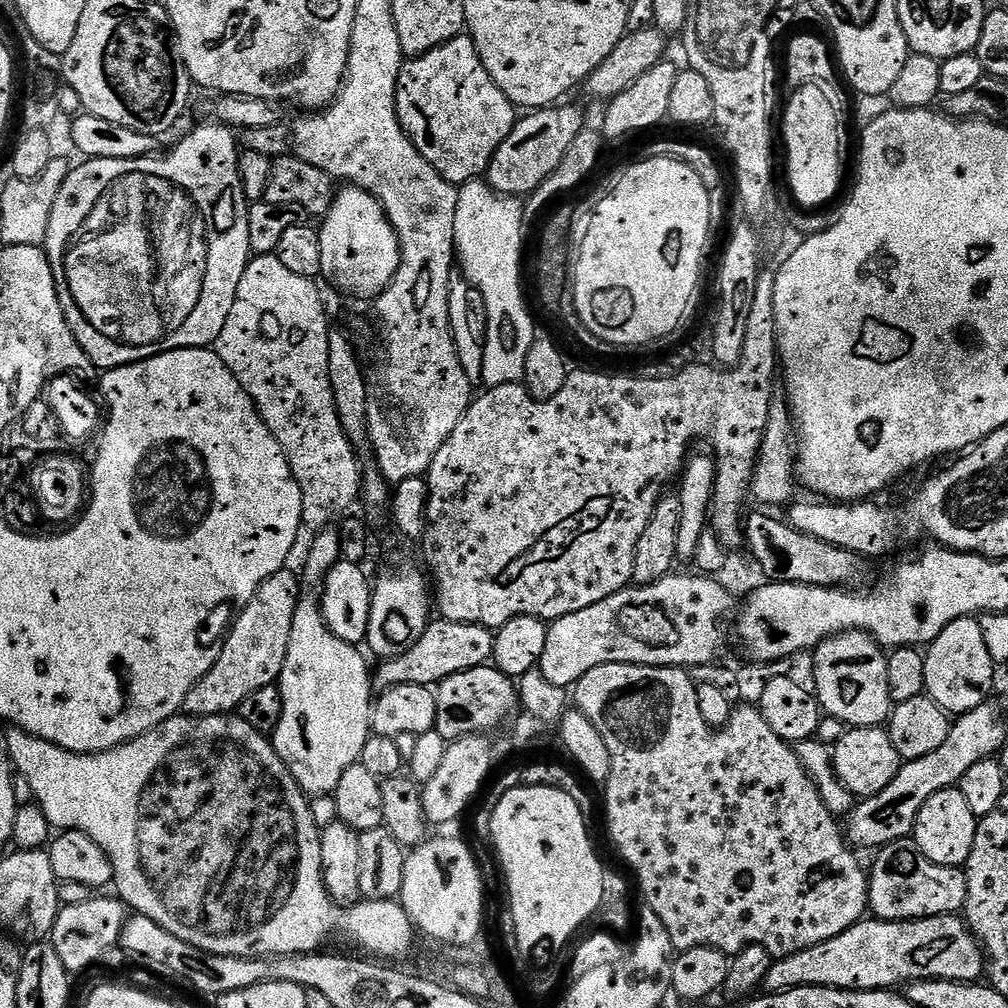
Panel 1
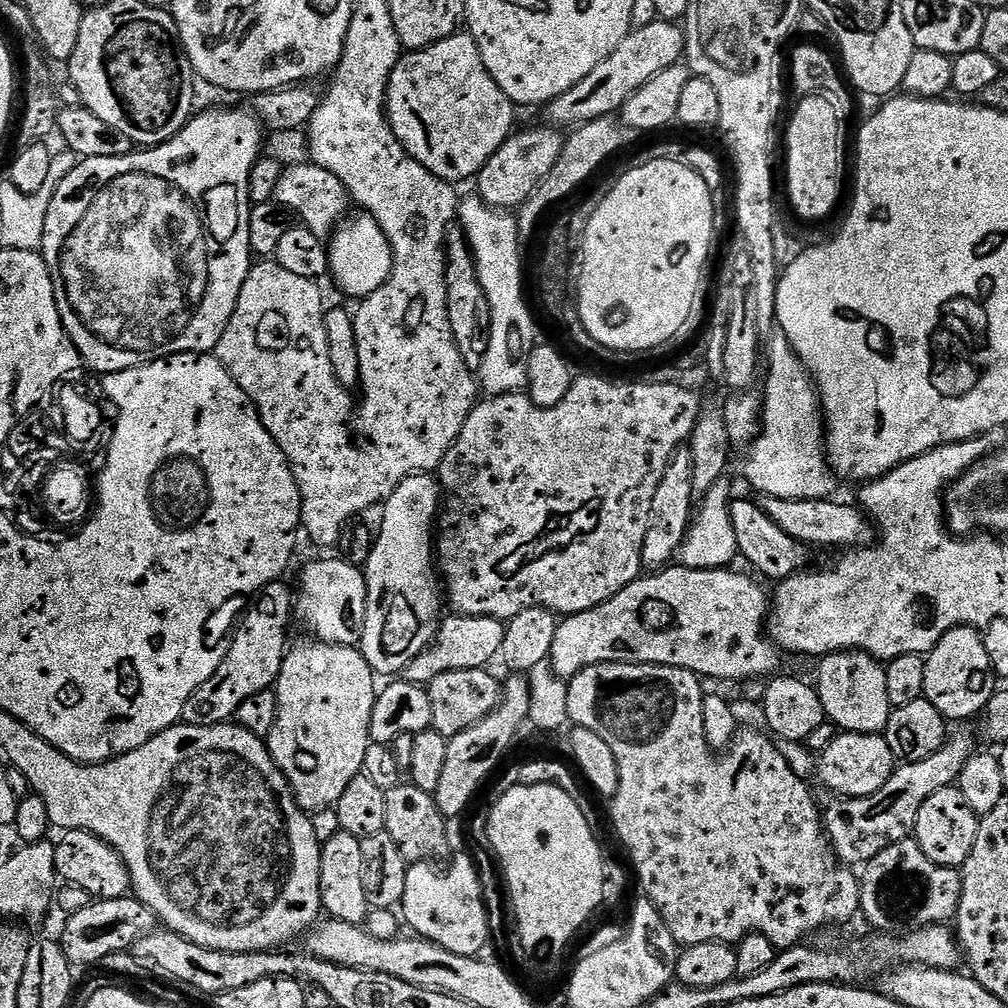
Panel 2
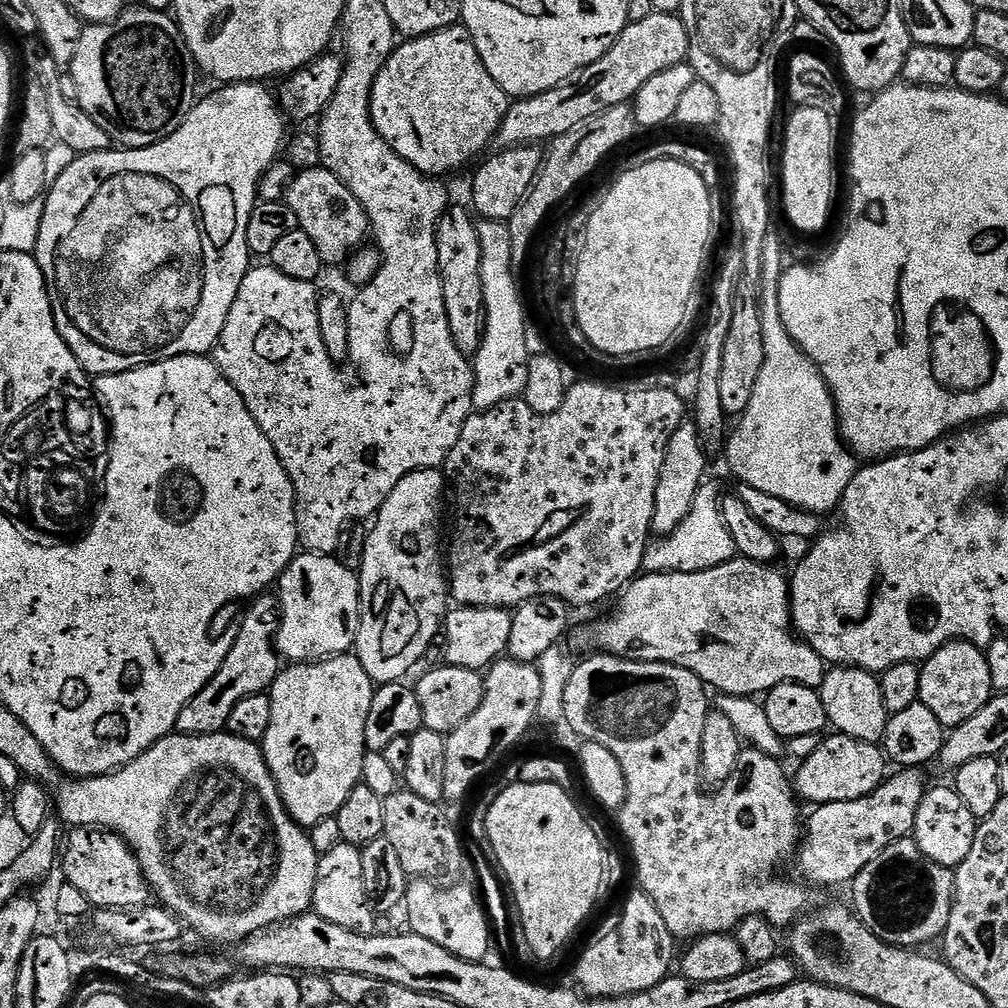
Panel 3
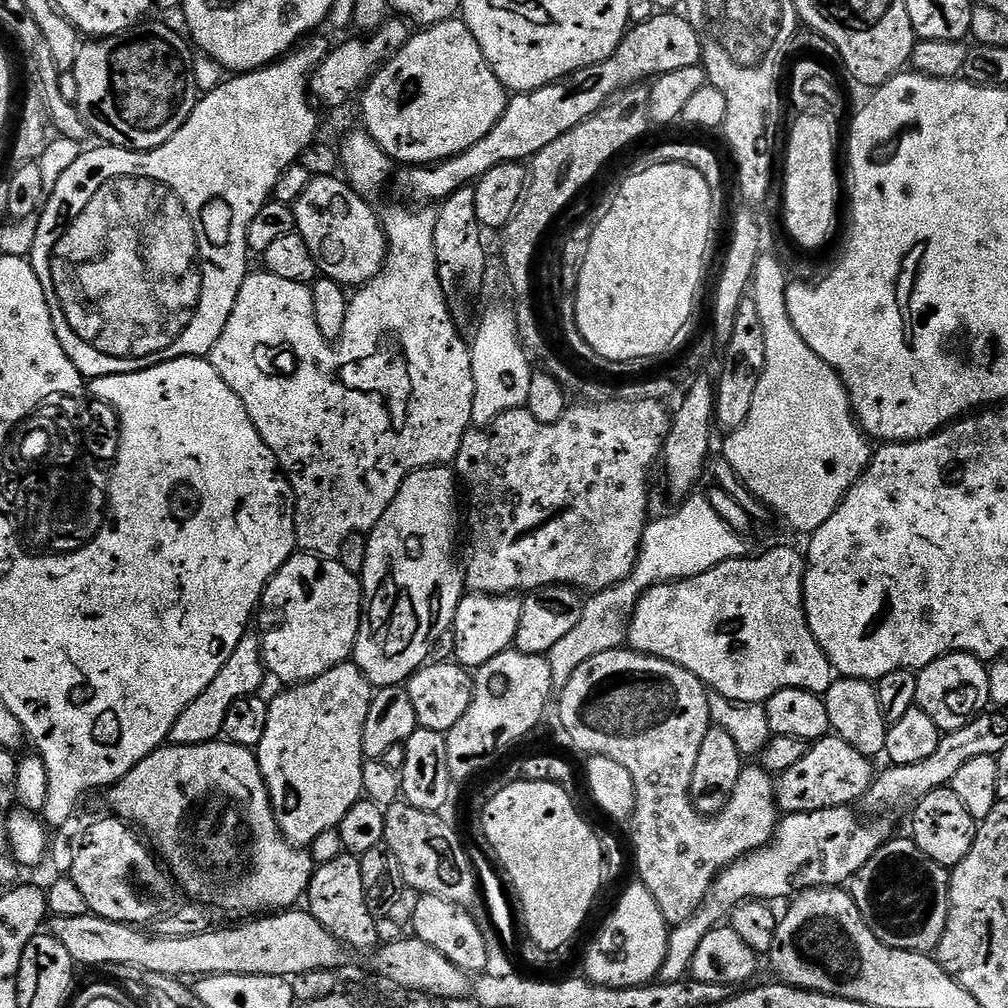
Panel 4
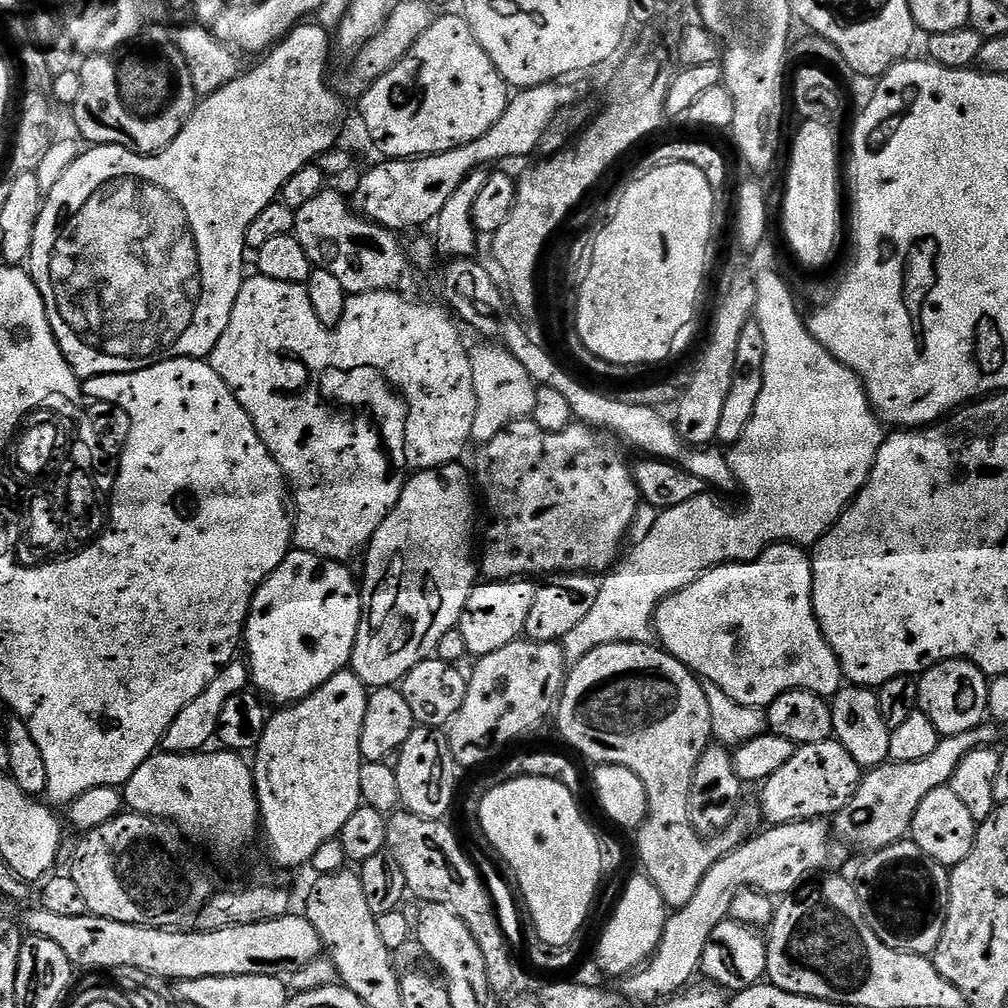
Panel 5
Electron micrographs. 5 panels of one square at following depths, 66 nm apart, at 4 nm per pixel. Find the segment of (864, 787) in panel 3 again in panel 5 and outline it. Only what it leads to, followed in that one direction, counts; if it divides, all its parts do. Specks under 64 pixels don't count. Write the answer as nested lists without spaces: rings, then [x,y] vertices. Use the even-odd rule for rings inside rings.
[[[833,738],[802,744],[797,747],[790,762],[763,781],[760,808],[769,825],[832,818],[842,810],[842,806],[846,806],[846,802],[850,802],[850,798],[854,798],[861,775],[860,764],[850,758],[850,750],[846,750],[839,740]]]

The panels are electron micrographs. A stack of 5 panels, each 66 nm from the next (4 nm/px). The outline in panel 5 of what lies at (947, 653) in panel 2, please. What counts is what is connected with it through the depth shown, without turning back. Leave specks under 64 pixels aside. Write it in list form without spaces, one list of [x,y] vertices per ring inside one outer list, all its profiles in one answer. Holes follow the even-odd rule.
[[[943,660],[941,664],[927,668],[919,677],[916,703],[919,711],[924,712],[930,722],[934,722],[941,736],[962,734],[985,723],[989,683],[989,677],[969,660]]]

